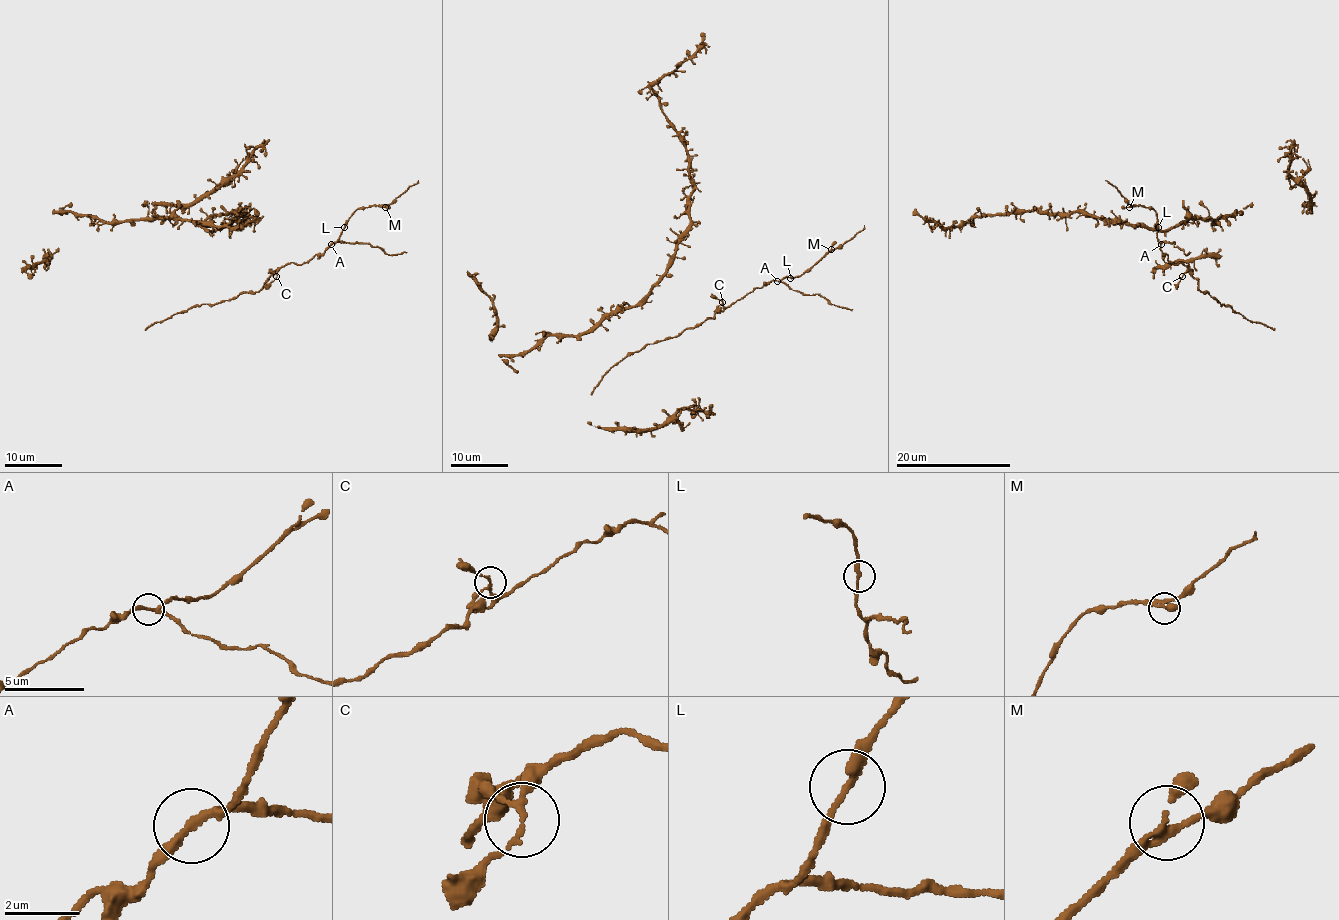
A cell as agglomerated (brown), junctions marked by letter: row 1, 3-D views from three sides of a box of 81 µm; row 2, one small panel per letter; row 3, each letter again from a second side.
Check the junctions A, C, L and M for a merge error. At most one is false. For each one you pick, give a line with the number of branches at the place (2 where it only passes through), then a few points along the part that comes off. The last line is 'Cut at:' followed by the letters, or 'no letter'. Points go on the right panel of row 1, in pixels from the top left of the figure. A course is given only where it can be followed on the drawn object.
A: branches 3; course (1160, 245), (1162, 242), (1175, 243), (1185, 255), (1189, 252)
Cut at: A

